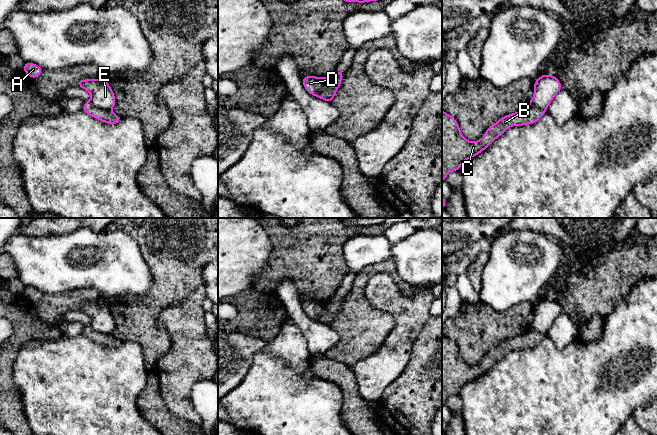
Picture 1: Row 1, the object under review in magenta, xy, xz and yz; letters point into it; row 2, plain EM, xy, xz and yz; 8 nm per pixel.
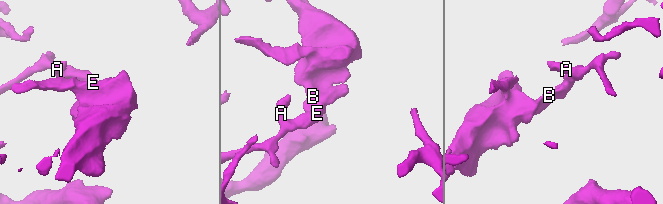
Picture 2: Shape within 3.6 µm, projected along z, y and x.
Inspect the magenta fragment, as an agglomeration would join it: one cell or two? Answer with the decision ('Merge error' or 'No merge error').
Merge error

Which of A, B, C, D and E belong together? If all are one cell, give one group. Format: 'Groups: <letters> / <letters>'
Groups: A E / B C D

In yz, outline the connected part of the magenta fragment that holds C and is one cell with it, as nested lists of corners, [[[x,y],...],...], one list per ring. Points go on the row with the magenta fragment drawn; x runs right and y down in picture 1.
[[[529,104],[522,111],[500,118],[484,133],[482,139],[469,142],[461,133],[455,118],[442,110],[442,181],[451,171],[459,171],[462,163],[484,151],[509,127],[536,123],[544,114],[542,110]]]

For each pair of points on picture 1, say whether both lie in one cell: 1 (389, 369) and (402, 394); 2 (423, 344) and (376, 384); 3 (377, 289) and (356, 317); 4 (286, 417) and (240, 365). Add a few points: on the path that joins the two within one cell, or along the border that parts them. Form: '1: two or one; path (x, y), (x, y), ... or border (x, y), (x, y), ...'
1: two; border (407, 363), (404, 369), (385, 388), (380, 398)
2: two; border (419, 333), (413, 342), (410, 359), (407, 363)
3: two; border (370, 278), (365, 287), (365, 298), (369, 304)
4: two; border (260, 352), (254, 356), (245, 377), (232, 390)

